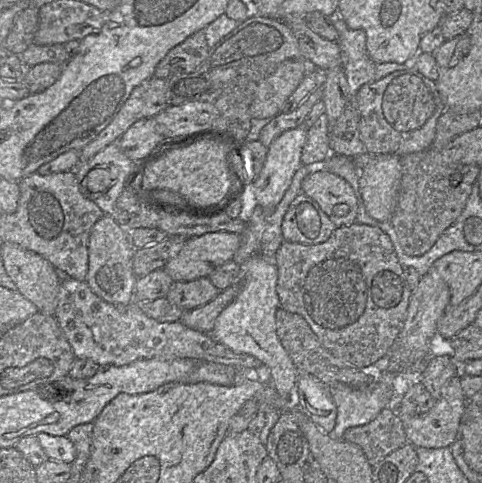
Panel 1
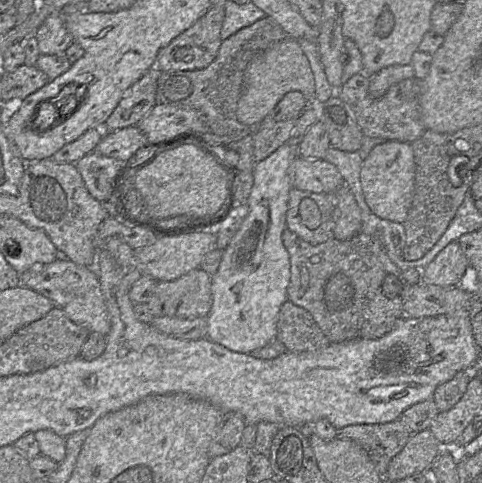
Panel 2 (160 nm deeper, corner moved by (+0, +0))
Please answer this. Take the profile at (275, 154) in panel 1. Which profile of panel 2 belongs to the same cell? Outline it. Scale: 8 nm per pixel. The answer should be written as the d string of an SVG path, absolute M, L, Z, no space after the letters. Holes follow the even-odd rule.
M288 142L264 160L255 163L252 169L253 186L247 199L249 213L223 249L218 270L211 277L212 305L207 315L207 338L233 352L249 354L277 340L278 314L281 306L288 300L287 288L290 281L289 254L282 242L289 192L292 188L288 170L297 155L297 146Z

